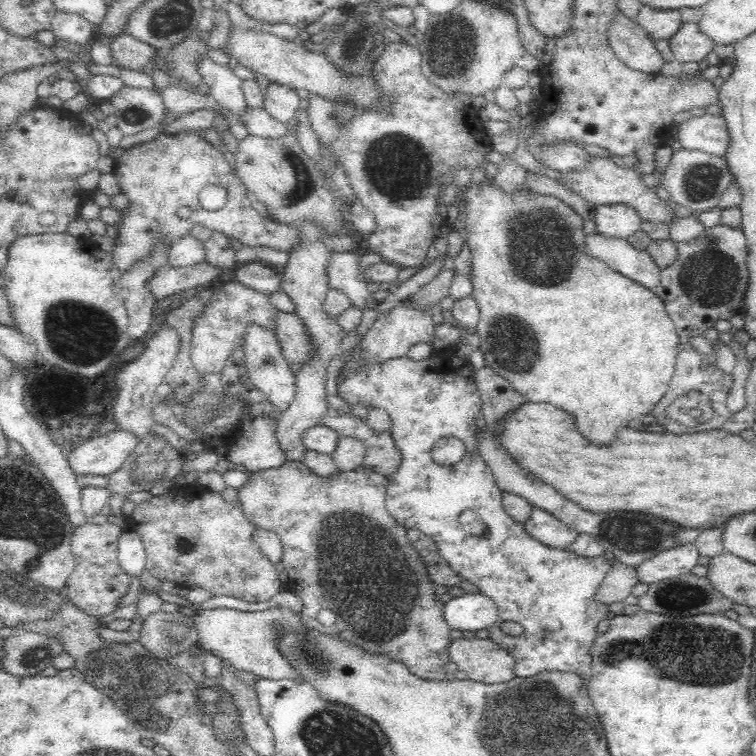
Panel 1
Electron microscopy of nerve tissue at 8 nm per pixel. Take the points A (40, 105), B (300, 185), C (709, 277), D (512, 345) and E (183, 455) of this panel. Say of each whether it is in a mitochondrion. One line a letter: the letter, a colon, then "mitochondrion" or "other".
A: other
B: mitochondrion
C: mitochondrion
D: mitochondrion
E: other

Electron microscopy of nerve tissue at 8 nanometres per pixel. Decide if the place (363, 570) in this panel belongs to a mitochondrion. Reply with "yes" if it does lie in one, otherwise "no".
yes

